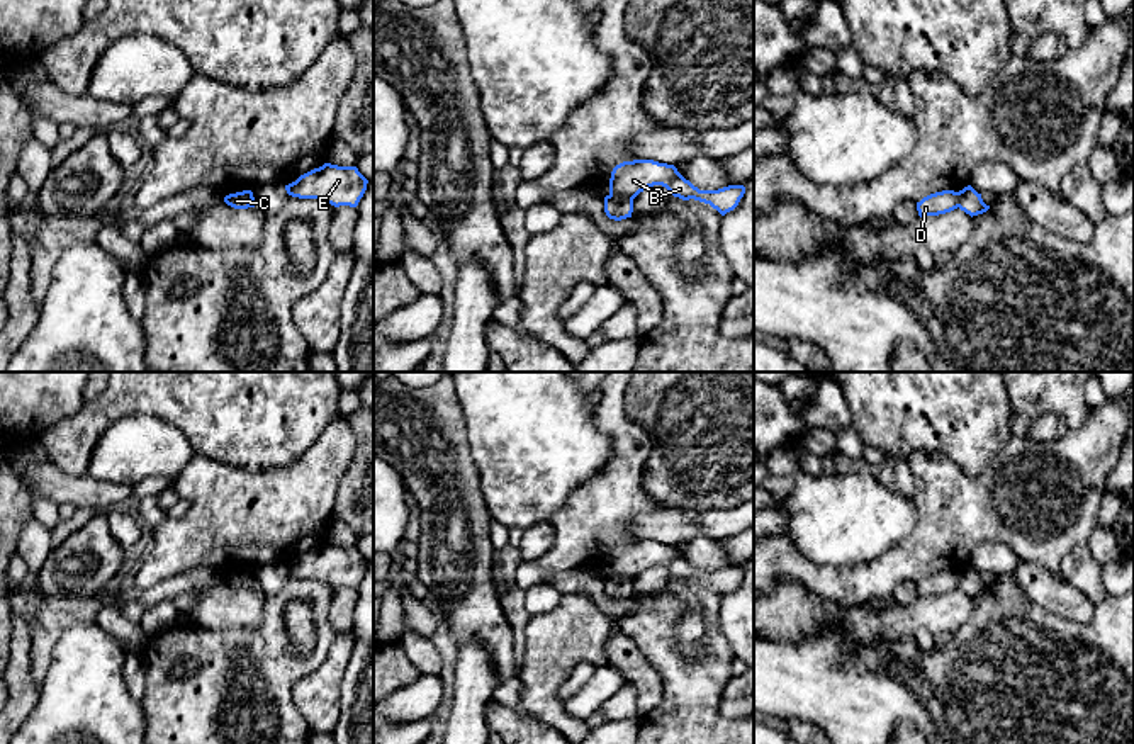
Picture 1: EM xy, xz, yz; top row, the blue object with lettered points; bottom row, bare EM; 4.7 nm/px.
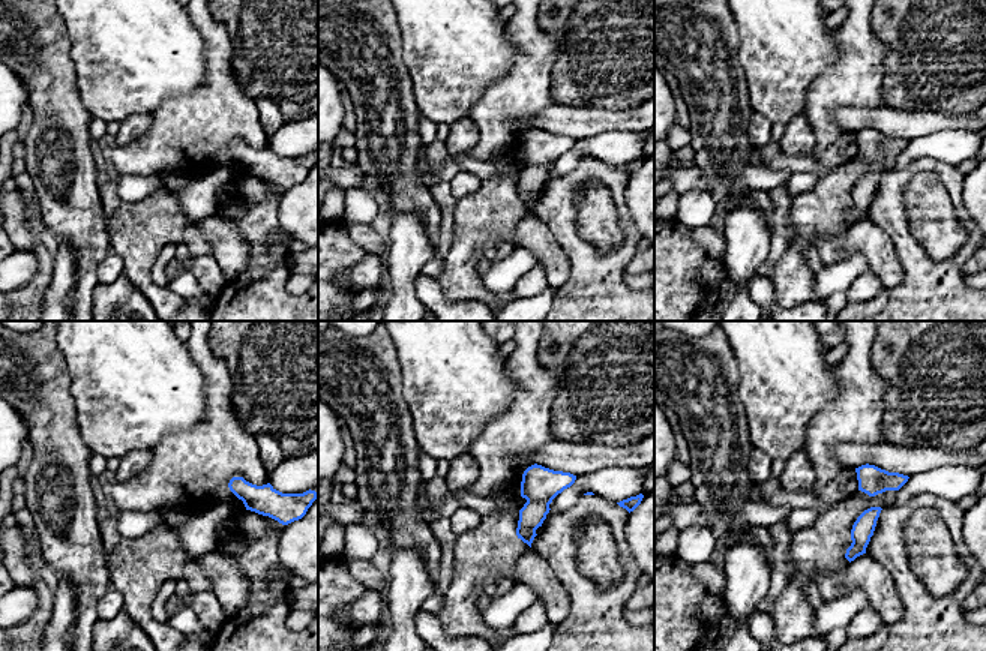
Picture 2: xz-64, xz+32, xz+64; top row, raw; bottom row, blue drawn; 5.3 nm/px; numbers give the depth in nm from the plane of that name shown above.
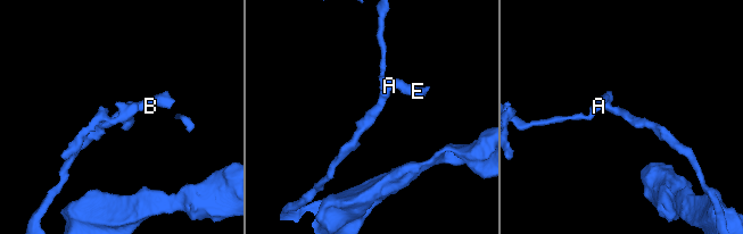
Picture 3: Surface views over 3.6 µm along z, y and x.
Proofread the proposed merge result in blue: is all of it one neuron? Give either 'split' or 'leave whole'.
split

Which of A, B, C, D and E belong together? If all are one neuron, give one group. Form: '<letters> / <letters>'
A B D E / C

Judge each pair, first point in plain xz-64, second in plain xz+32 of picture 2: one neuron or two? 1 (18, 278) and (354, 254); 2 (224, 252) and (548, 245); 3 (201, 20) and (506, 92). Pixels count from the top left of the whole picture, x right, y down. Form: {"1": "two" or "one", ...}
{"1": "two", "2": "one", "3": "one"}

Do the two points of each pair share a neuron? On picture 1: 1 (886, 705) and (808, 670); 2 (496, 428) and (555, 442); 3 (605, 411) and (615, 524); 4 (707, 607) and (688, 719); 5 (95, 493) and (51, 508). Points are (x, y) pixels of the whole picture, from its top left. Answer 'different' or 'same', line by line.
1: same
2: same
3: same
4: same
5: different

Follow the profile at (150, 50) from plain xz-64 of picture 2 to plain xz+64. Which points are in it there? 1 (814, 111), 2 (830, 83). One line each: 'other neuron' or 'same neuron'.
1: other neuron
2: other neuron

